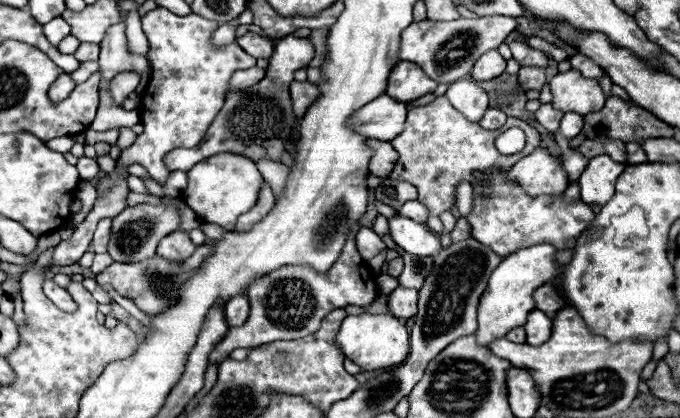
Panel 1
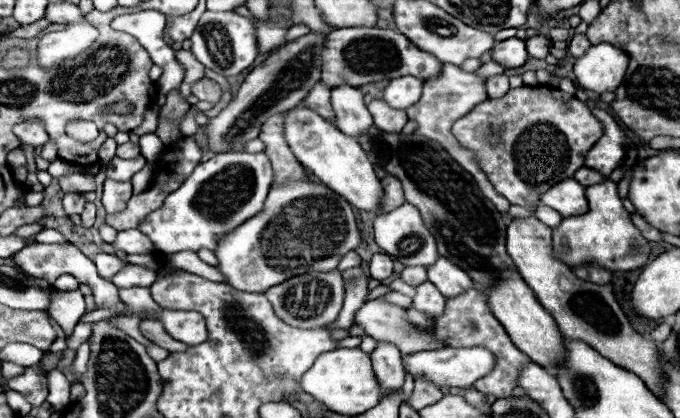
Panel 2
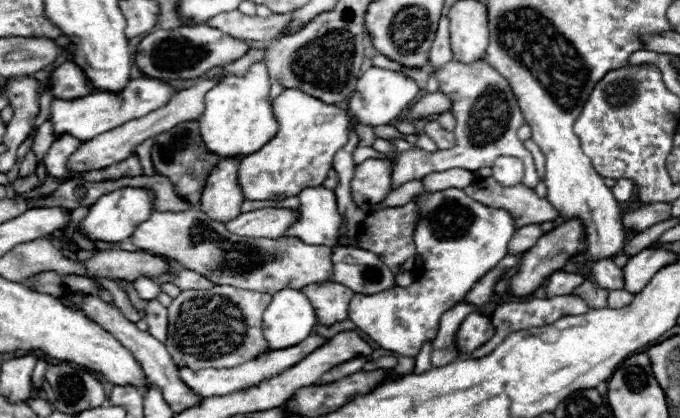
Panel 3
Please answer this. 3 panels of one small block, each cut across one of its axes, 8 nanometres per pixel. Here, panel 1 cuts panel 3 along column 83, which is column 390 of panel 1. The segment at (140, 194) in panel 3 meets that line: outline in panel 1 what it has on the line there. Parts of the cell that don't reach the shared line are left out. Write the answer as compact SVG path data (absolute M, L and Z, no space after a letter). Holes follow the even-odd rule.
M394 216L390 222L390 236L408 254L414 256L436 256L442 248L440 234L432 232L426 224L412 222L410 218Z

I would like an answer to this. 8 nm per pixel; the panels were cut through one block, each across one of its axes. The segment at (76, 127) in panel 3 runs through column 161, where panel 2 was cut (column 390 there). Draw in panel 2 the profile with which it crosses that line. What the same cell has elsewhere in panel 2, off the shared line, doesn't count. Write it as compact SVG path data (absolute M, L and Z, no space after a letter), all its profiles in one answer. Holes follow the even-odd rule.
M402 76L390 80L390 84L384 88L382 100L388 102L388 106L398 110L408 110L408 106L416 104L422 94L422 80L414 76Z

